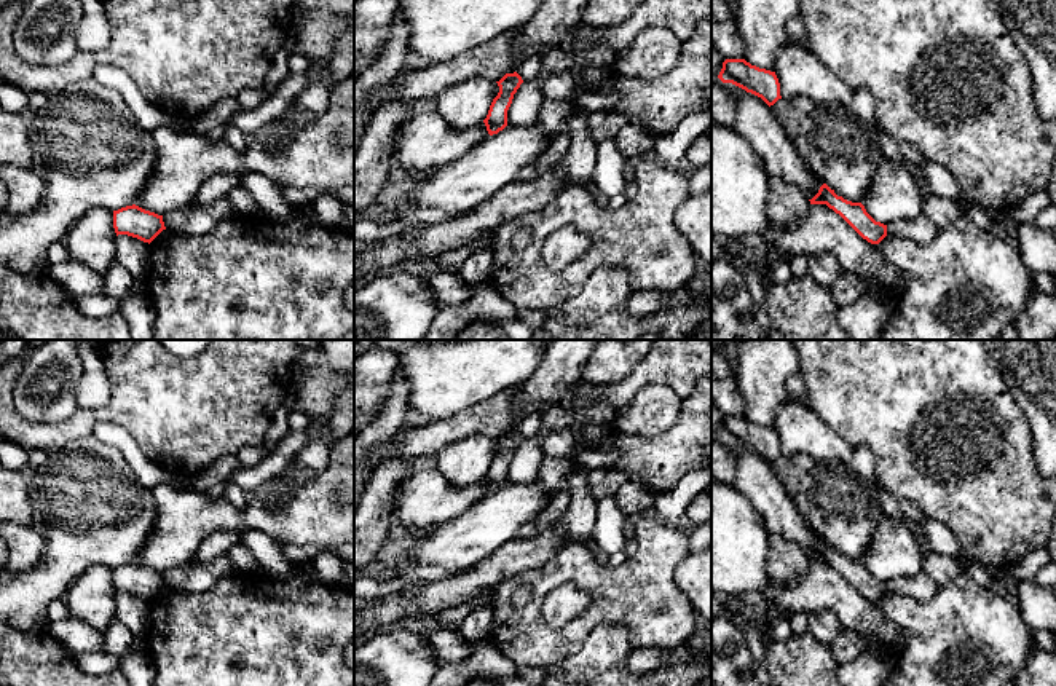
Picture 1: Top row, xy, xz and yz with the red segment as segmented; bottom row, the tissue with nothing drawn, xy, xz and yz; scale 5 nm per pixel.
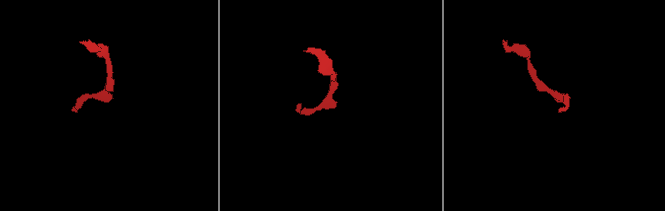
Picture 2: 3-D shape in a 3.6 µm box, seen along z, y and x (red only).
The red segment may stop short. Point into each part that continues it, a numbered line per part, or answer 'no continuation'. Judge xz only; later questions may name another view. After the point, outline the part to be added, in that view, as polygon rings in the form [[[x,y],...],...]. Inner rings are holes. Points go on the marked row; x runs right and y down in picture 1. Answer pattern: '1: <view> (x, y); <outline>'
no continuation

